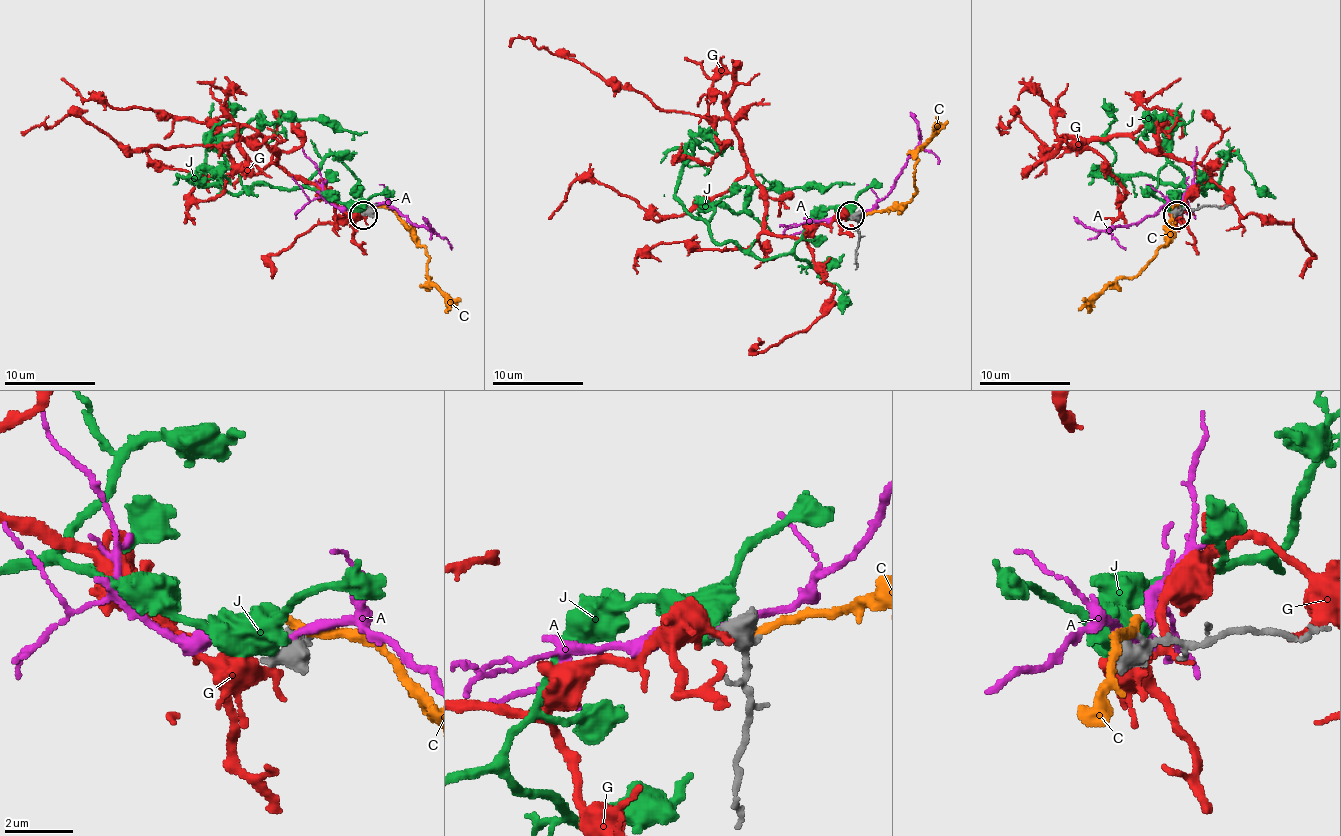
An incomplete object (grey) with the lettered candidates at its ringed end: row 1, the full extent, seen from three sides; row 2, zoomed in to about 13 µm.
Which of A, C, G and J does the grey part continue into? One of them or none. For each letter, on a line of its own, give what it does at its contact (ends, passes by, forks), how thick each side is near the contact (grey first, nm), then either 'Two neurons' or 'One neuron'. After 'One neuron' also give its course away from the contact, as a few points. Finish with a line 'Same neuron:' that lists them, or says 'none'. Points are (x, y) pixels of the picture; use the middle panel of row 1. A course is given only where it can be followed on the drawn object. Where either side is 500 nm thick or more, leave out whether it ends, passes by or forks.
A: Thickness 700 nm (grey) against 220 nm. Two neurons
C: It ends there. Thickness 360 nm (grey) against 320 nm. Two neurons
G: Thickness 320 nm (grey) against 550 nm. Two neurons
J: Thickness 440 nm (grey) against 650 nm. Two neurons
Same neuron: none

